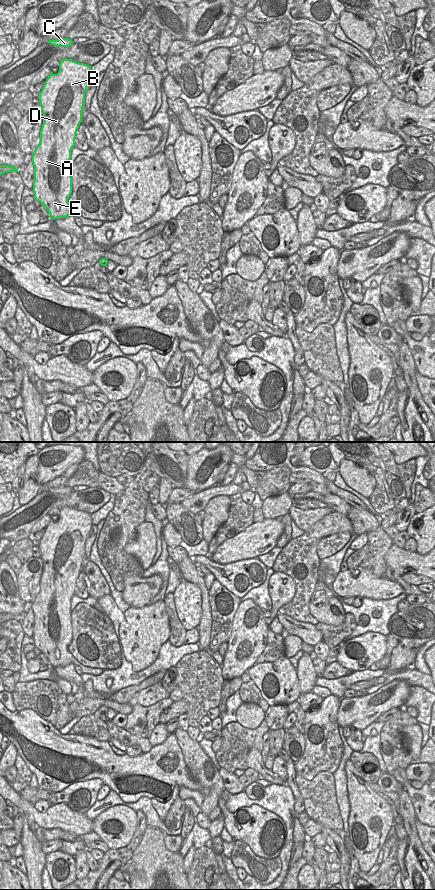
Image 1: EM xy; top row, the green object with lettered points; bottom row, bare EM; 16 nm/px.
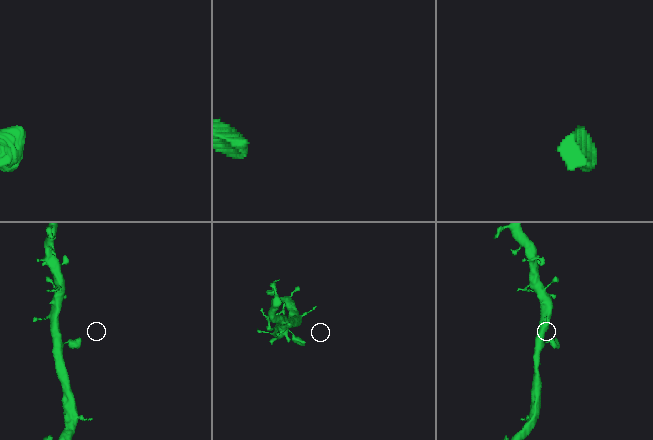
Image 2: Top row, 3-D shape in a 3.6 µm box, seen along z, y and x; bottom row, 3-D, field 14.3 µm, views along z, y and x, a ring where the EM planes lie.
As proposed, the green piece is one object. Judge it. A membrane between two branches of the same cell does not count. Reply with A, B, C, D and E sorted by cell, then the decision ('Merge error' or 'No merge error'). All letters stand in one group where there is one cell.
Groups: A B C D E. No merge error

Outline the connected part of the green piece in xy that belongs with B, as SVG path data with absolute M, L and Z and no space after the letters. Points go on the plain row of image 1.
M63 507L57 522L50 519L38 544L43 572L39 593L32 602L33 640L53 668L66 666L74 658L68 650L72 641L71 598L91 526L91 514Z

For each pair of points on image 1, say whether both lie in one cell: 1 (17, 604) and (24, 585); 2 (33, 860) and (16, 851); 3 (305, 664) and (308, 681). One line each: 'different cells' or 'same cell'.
1: different cells
2: different cells
3: same cell

